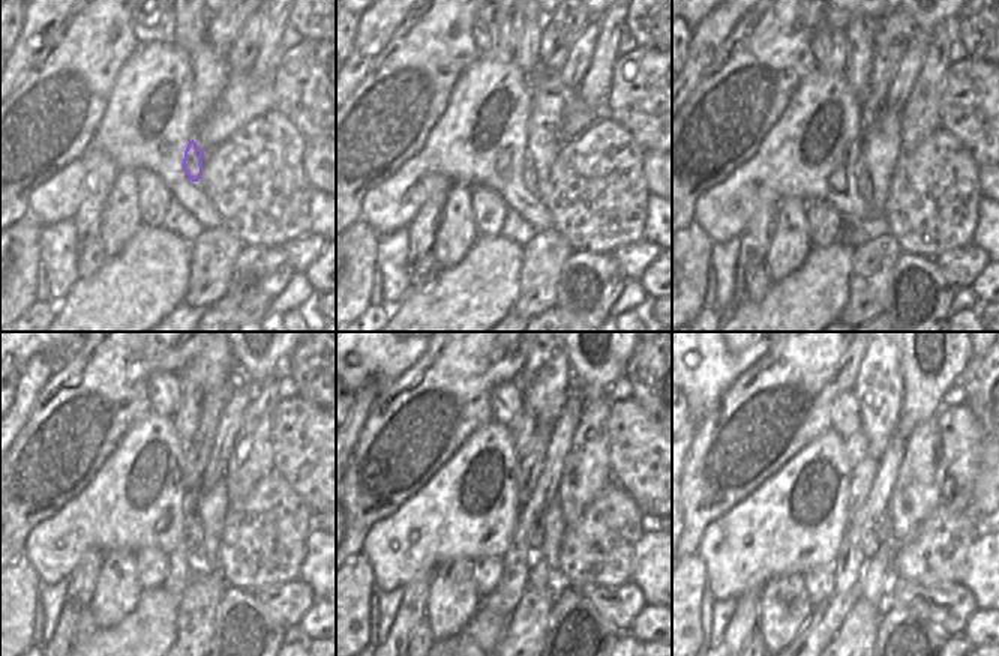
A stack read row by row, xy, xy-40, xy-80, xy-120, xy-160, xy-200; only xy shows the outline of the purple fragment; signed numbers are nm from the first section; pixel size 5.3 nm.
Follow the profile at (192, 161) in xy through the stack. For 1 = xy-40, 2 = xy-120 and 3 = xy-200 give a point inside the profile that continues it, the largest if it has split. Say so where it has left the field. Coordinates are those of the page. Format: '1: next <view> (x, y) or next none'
1: next xy-40 (528, 168)
2: next xy-120 (192, 526)
3: next xy-200 (872, 544)

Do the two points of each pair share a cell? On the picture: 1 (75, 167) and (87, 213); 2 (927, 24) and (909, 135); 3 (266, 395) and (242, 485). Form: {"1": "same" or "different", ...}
{"1": "different", "2": "different", "3": "same"}

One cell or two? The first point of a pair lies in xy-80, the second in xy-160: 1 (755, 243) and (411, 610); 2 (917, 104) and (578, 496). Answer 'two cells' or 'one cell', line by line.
1: one cell
2: one cell

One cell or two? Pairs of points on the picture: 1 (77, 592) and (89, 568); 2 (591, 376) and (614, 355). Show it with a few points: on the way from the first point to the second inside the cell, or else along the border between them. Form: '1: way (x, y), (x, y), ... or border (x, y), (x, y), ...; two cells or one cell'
1: way (80, 586), (84, 574); one cell
2: way (597, 370), (608, 359); one cell

